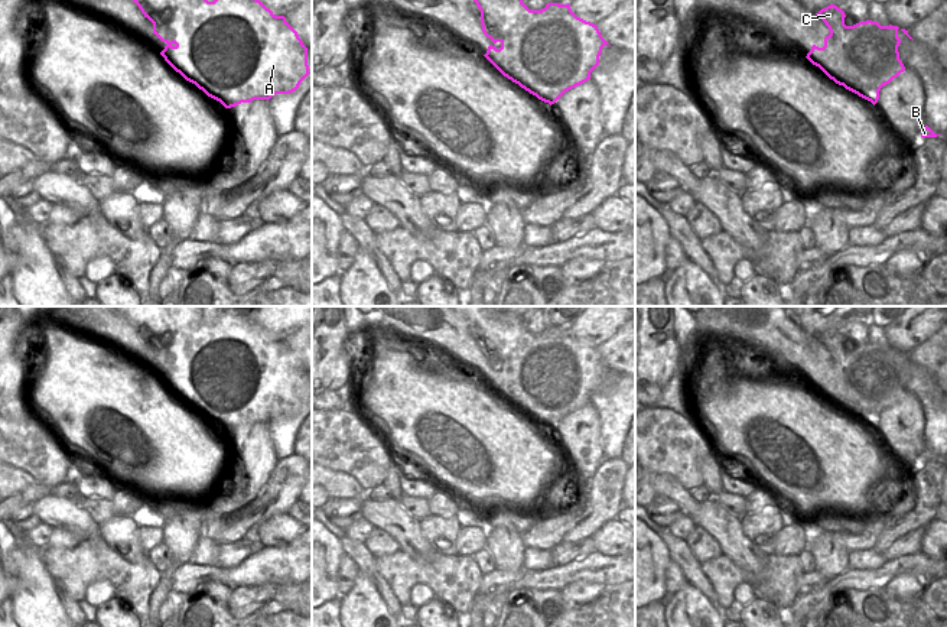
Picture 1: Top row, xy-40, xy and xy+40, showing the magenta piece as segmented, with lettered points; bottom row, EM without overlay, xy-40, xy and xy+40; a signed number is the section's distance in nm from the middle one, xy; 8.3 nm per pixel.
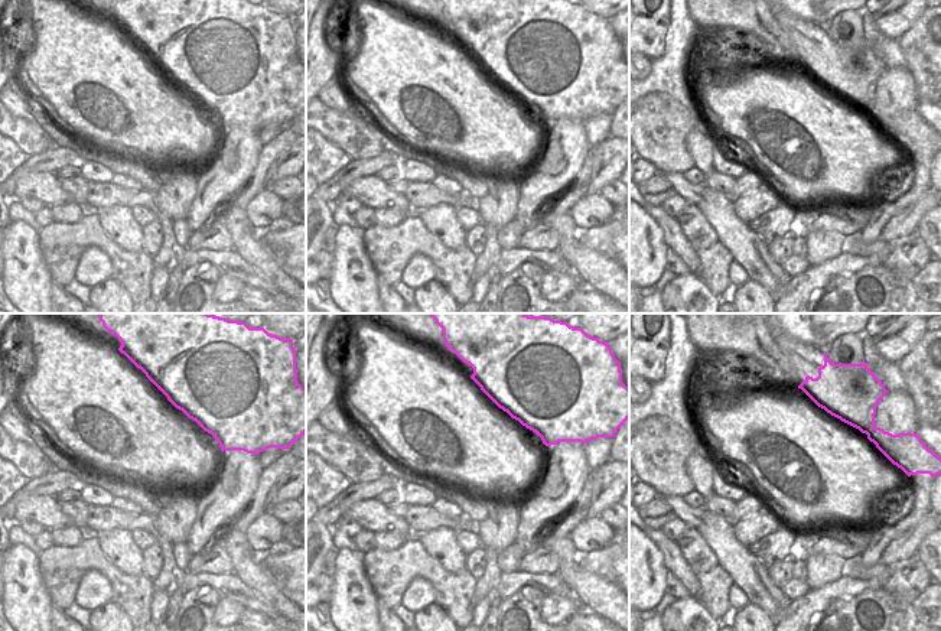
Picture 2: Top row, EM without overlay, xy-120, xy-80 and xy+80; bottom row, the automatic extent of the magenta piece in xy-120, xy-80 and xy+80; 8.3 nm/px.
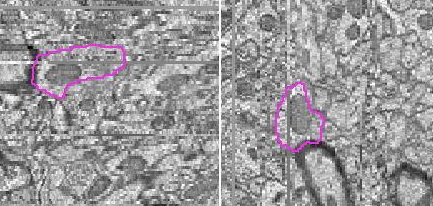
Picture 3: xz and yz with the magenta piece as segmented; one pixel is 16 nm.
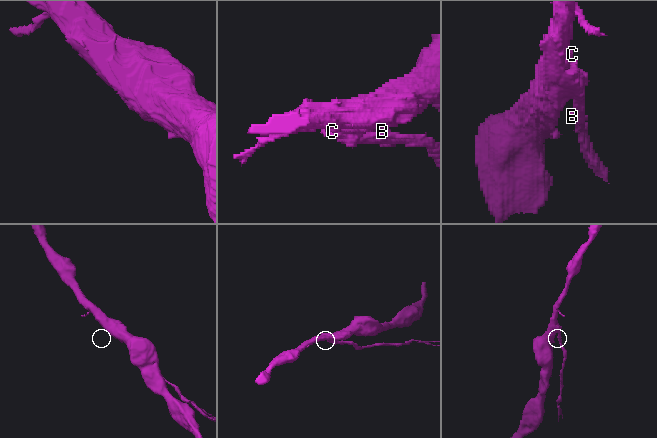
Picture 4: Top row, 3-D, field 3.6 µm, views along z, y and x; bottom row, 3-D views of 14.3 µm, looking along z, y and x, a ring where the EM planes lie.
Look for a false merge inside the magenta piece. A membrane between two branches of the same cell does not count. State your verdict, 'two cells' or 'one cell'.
two cells

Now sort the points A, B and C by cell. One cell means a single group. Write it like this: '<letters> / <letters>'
A C / B

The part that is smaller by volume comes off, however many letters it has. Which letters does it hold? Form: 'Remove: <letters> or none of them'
Remove: B

